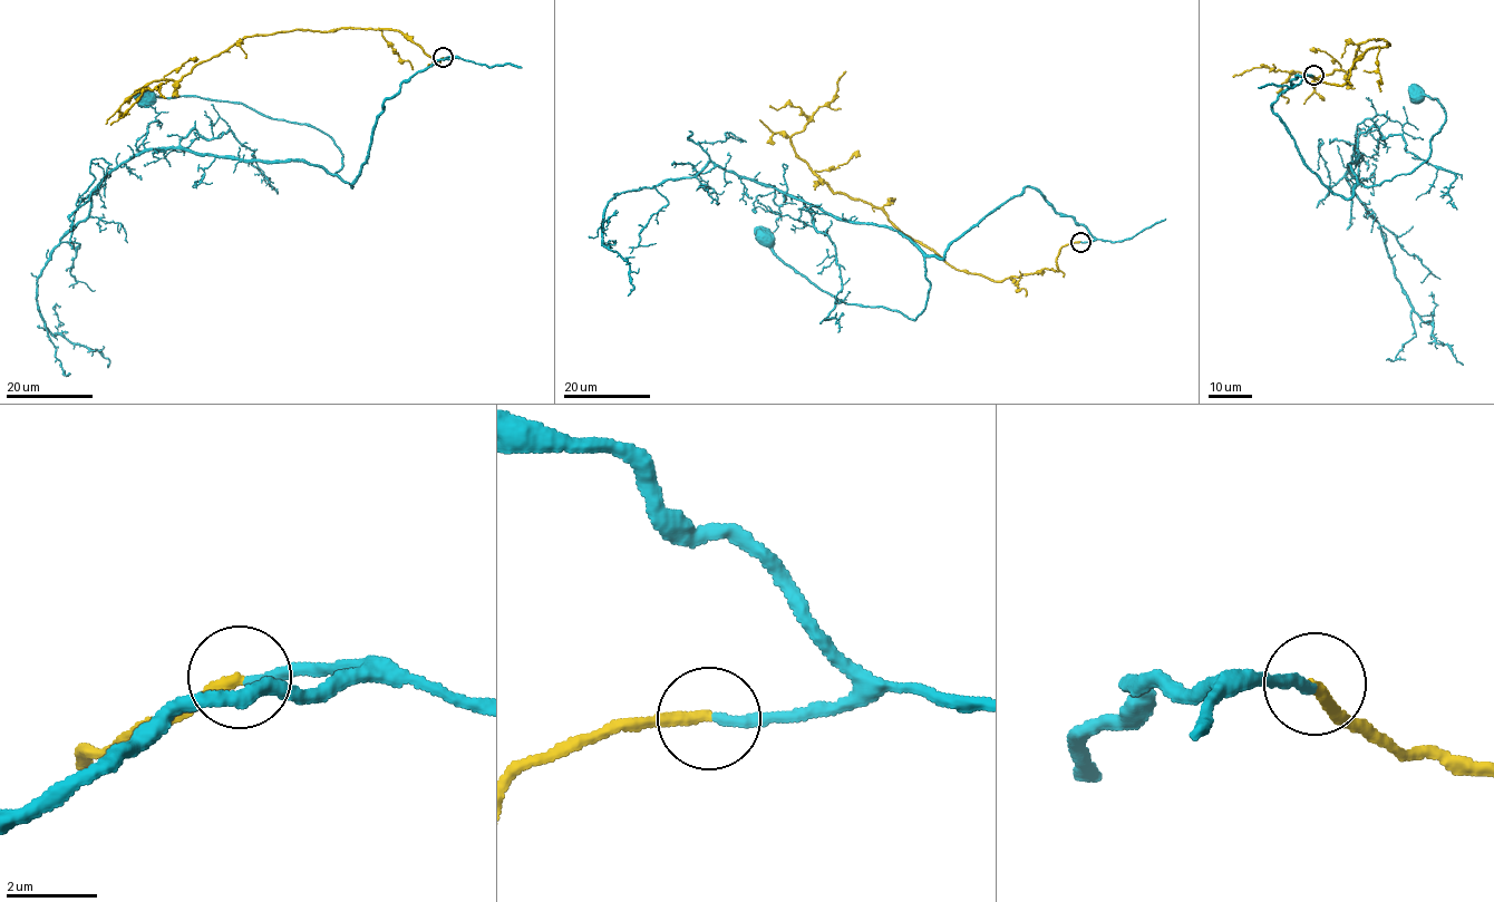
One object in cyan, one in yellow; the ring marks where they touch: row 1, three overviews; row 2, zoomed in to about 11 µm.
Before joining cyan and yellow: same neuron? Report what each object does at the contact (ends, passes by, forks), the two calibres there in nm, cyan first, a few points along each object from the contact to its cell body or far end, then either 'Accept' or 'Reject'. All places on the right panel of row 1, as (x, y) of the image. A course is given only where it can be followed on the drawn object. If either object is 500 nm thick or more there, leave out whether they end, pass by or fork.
At the ring cyan ends. At the ring yellow ends. Thickness 240 nm (cyan) against 280 nm. Course of cyan: (1313, 75), (1297, 75), (1271, 108), (1303, 164), (1345, 199), (1427, 159), (1446, 112), (1436, 98), (1417, 96). Course of yellow: (1313, 75), (1342, 85), (1368, 49), (1390, 45), (1361, 42), (1348, 73), (1313, 78), (1264, 67), (1232, 77). Accept

